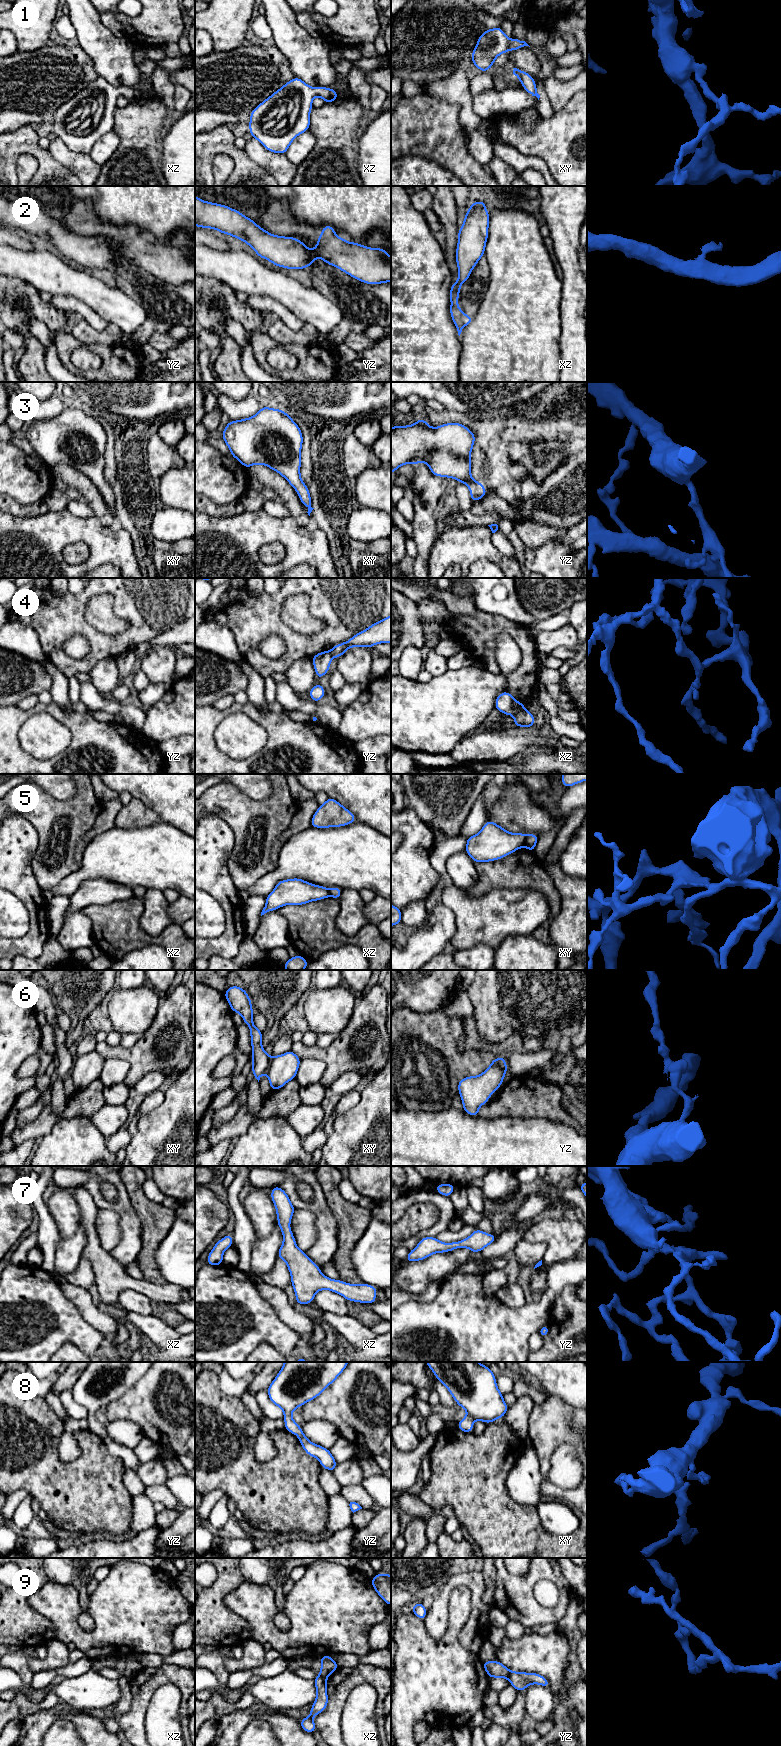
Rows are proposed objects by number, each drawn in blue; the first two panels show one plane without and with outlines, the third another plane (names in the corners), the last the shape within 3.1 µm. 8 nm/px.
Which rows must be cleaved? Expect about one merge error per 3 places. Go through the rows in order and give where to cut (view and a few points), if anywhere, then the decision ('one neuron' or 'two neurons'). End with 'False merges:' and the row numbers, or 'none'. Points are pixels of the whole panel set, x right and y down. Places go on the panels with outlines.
1: cut none; one neuron
2: cut xz (460, 309), (460, 321), (464, 325); two neurons
3: cut none; one neuron
4: cut xz (524, 709), (513, 715); two neurons
5: cut xy (527, 836), (523, 845); two neurons
6: cut xy (271, 1058), (266, 1071); two neurons
7: cut none; one neuron
8: cut none; one neuron
9: cut xz (319, 1675), (326, 1678); two neurons
False merges: 2, 4, 5, 6, 9

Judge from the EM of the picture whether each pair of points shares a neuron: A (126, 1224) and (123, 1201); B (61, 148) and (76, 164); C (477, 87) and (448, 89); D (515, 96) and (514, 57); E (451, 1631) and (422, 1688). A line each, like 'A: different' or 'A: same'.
A: same
B: same
C: different
D: different
E: same

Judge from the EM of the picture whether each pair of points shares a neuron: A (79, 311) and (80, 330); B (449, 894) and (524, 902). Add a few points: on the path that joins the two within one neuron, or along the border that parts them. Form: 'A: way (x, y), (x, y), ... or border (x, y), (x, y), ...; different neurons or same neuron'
A: border (78, 317), (87, 320), (99, 330); different neurons
B: way (468, 905), (505, 905); same neuron

